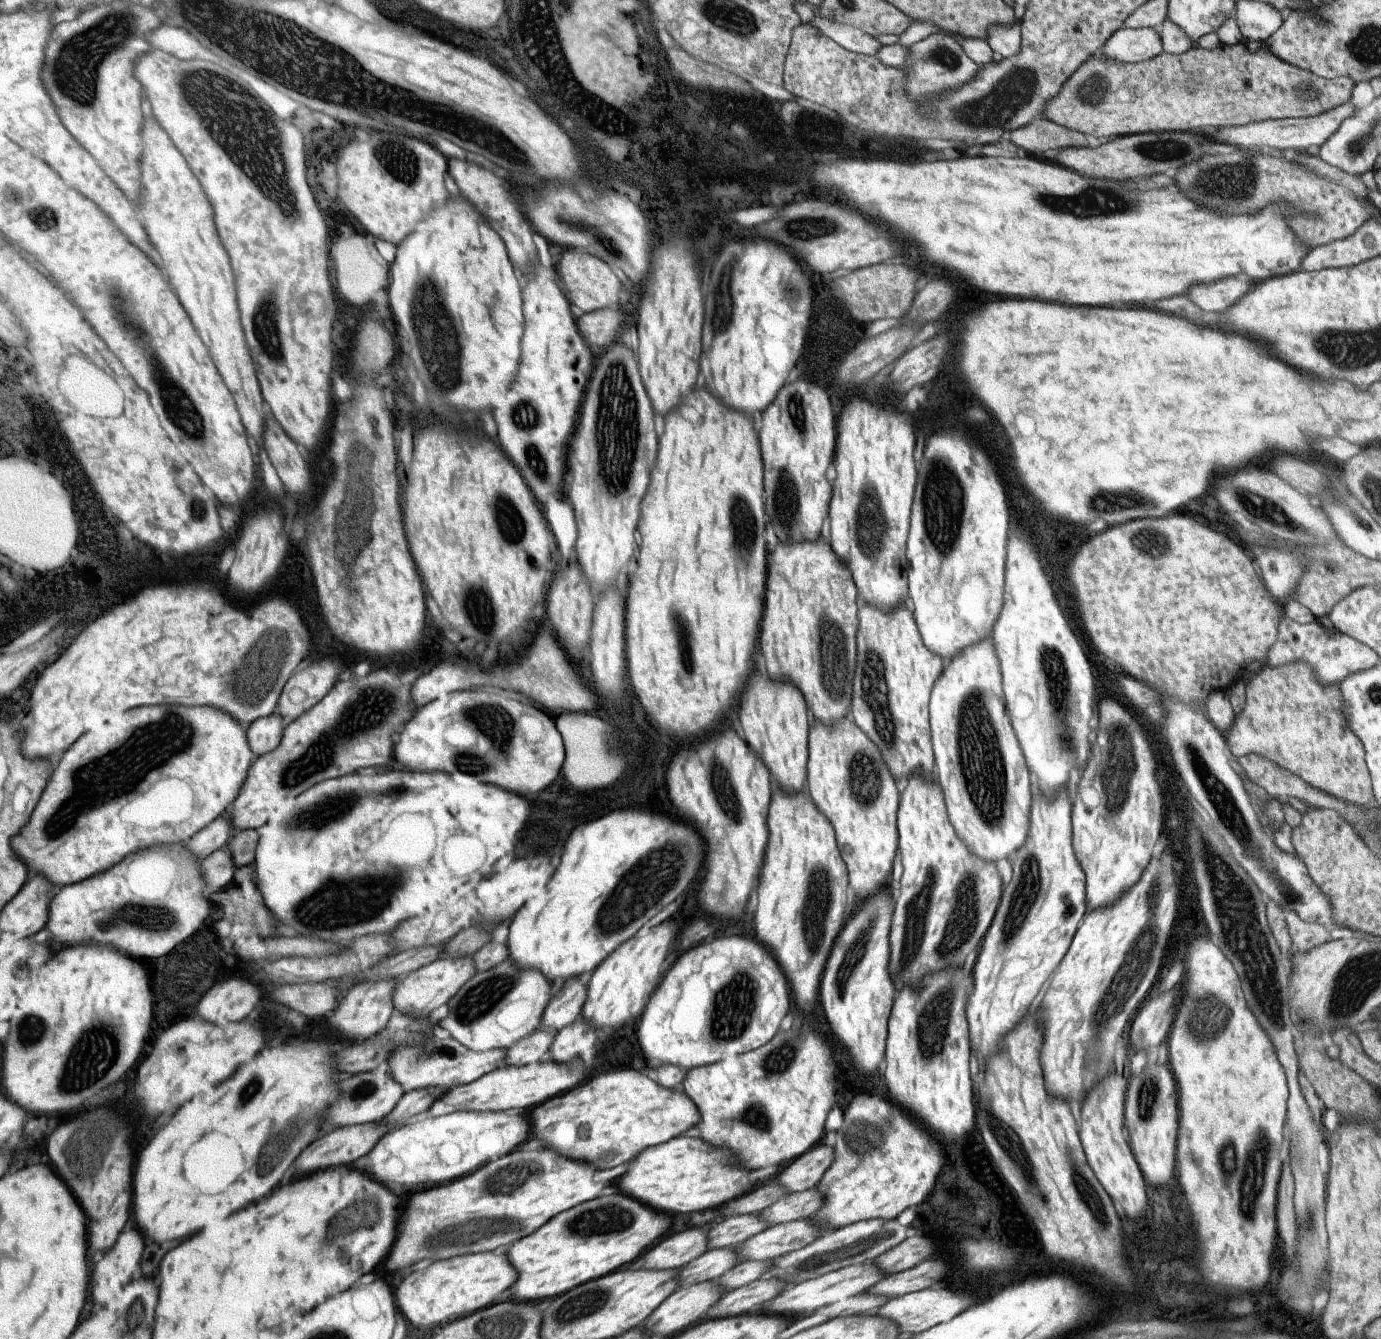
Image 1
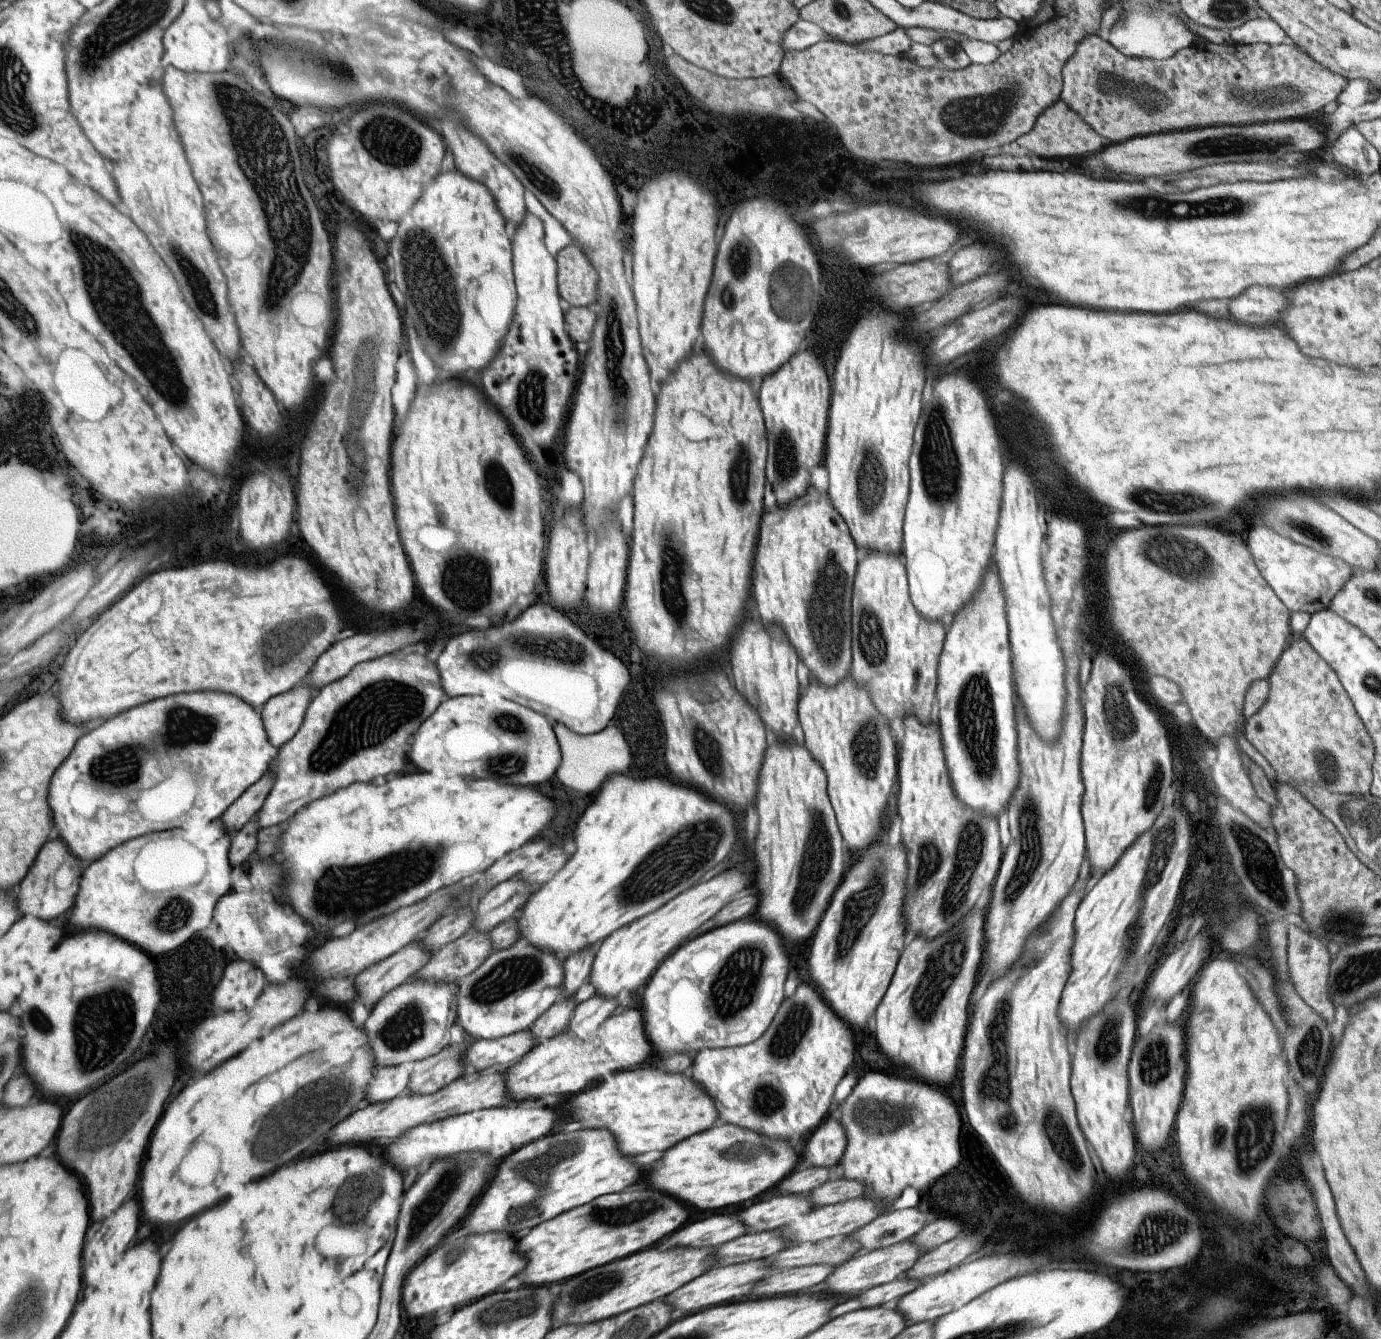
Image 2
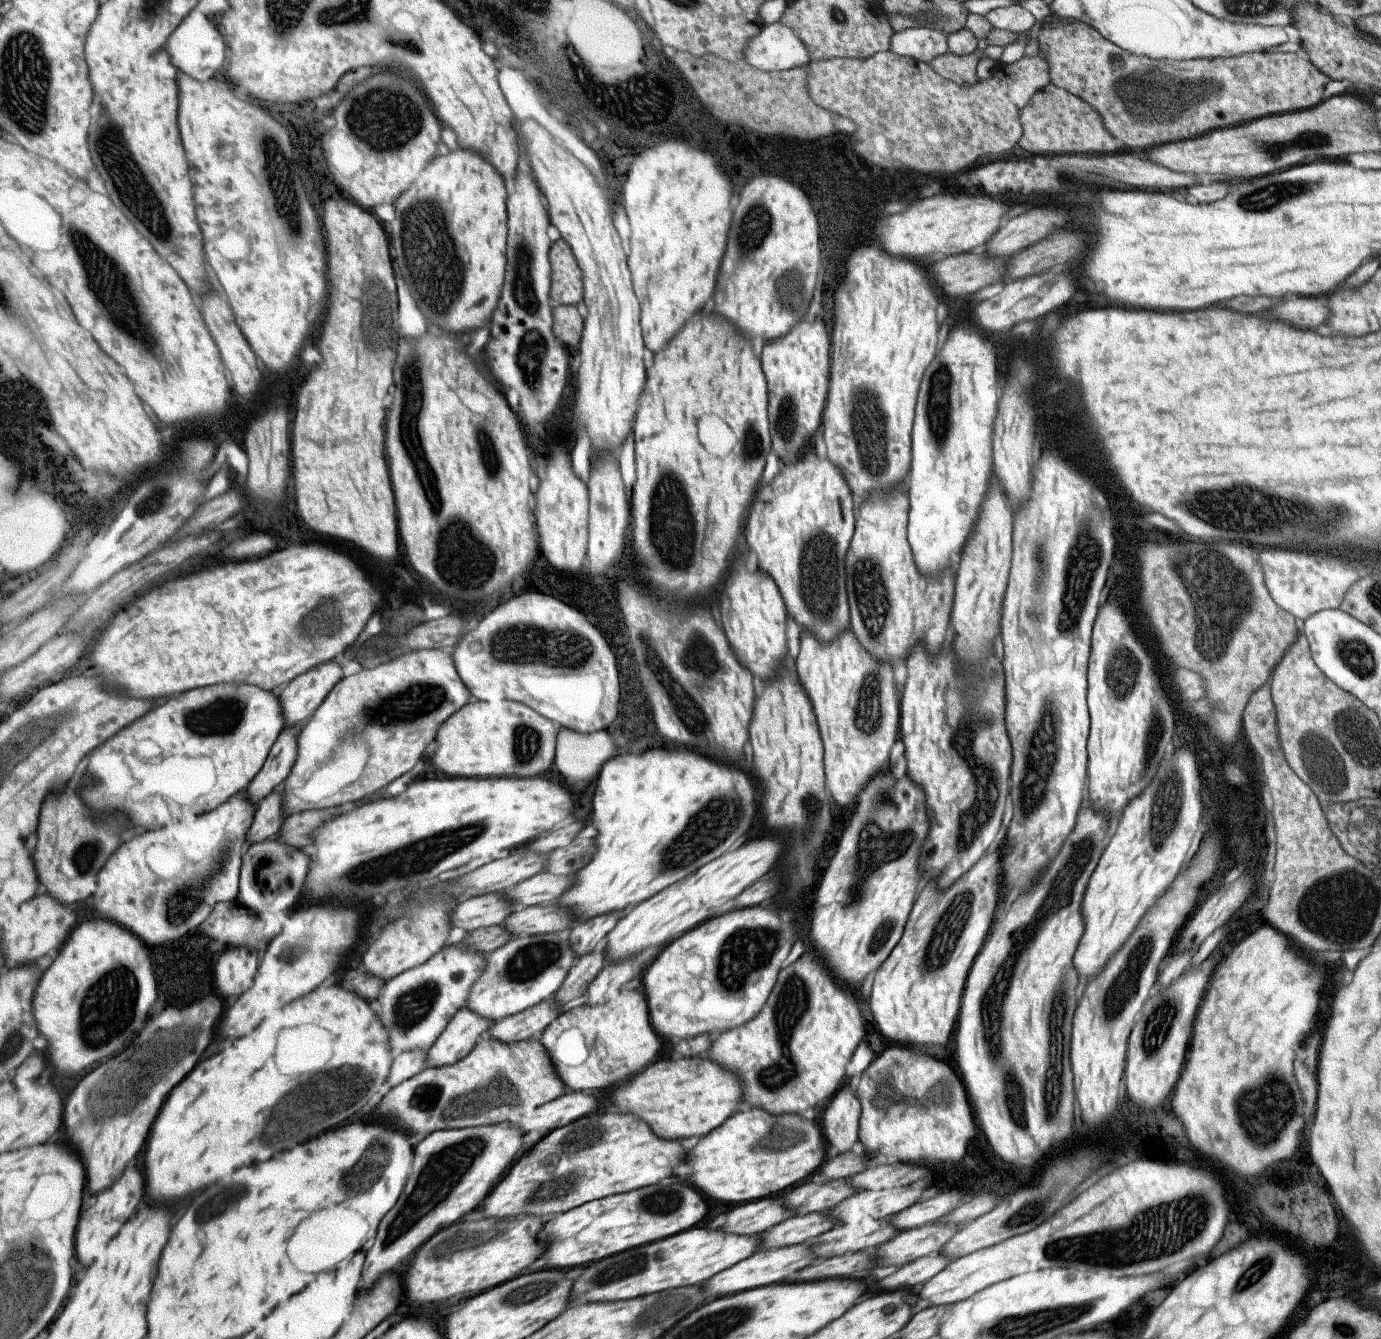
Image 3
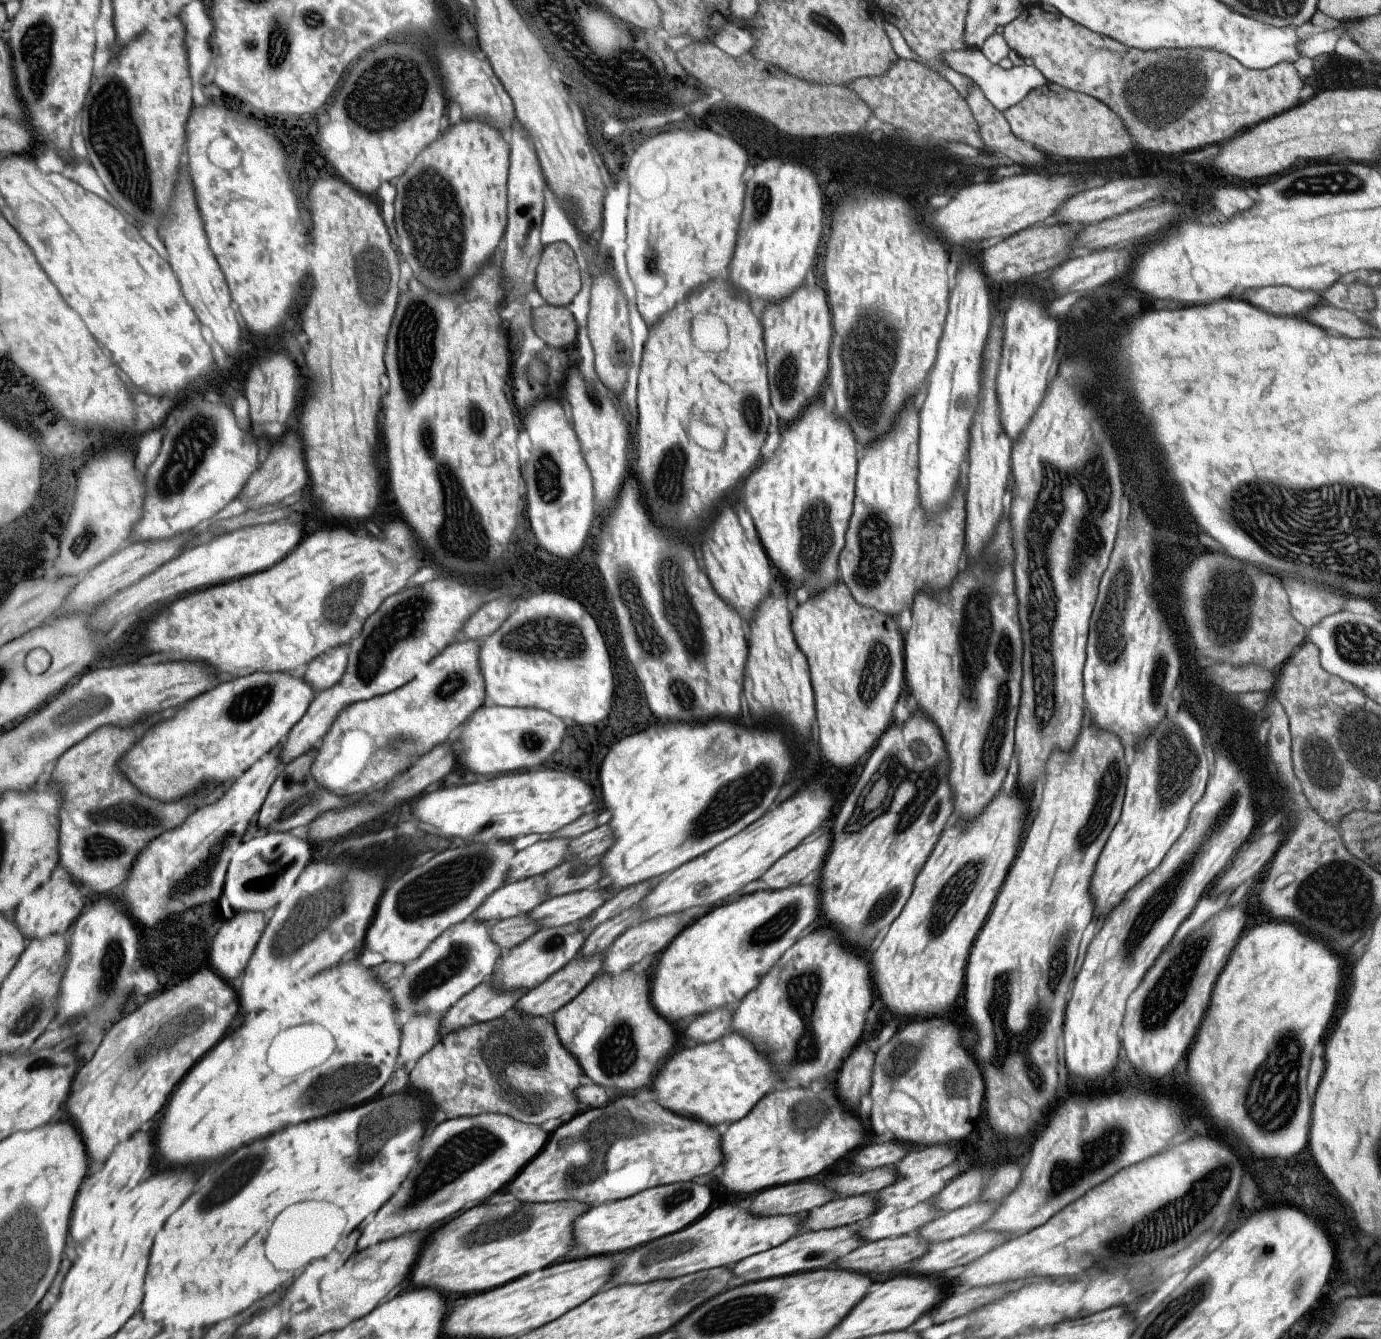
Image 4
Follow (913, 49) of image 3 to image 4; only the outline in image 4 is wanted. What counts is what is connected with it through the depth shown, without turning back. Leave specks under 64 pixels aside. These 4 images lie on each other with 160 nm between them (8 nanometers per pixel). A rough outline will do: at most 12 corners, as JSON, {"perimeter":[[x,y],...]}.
{"perimeter":[[993,33],[979,50],[949,51],[947,67],[973,80],[1003,112],[1047,82],[1033,65],[997,65],[1009,45]]}

